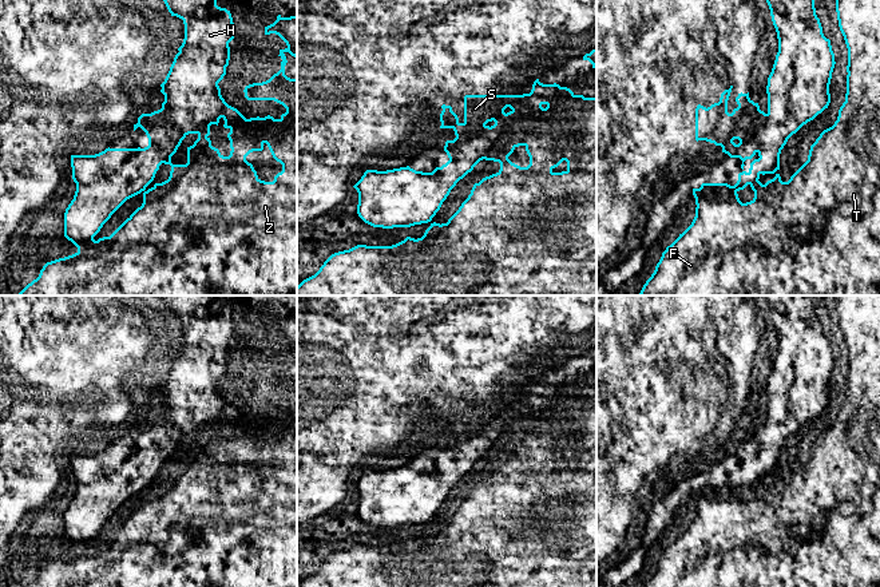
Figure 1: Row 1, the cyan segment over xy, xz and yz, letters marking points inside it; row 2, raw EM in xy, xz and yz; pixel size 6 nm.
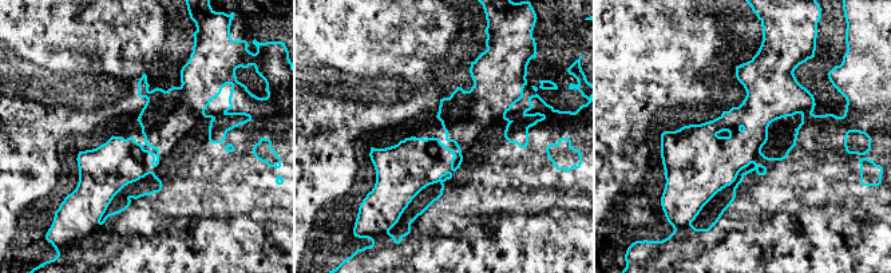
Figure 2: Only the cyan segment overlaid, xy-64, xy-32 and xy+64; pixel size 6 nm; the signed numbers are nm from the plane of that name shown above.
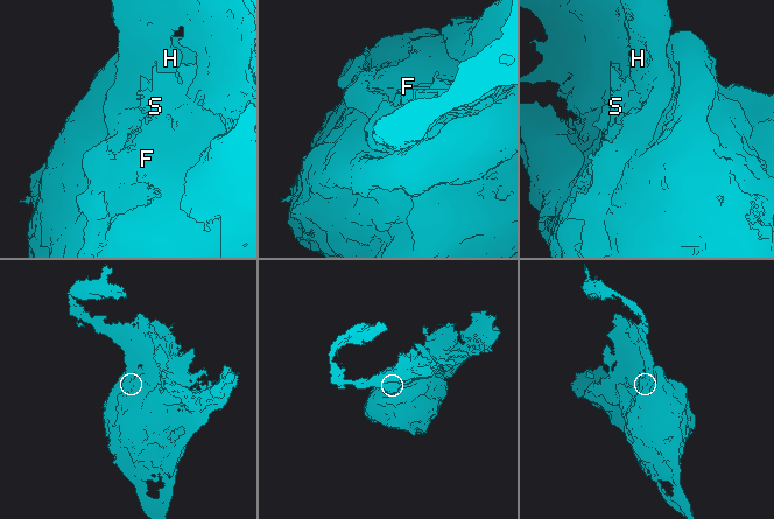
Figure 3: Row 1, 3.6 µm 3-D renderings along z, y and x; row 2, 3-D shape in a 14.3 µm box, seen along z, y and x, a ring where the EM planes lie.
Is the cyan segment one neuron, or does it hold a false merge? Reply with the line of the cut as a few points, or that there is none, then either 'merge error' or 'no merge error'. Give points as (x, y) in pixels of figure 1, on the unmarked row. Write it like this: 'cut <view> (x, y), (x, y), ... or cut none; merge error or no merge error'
cut xy (163, 401), (166, 405), (165, 424), (187, 433); merge error

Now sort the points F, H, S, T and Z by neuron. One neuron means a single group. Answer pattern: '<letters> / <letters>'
F S T Z / H

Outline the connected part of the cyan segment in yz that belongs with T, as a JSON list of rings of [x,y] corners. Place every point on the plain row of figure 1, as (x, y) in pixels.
[[[836,296],[836,312],[839,326],[848,348],[848,374],[845,401],[839,409],[839,416],[835,424],[820,433],[816,441],[810,445],[808,460],[790,476],[788,481],[782,481],[780,473],[773,471],[772,473],[776,476],[768,480],[765,484],[762,484],[760,480],[749,483],[754,491],[754,497],[750,501],[742,503],[737,493],[748,484],[741,485],[736,483],[734,485],[730,485],[728,483],[702,483],[699,488],[693,488],[693,495],[697,504],[695,516],[691,524],[662,552],[654,572],[646,580],[643,587],[880,587],[880,296]]]

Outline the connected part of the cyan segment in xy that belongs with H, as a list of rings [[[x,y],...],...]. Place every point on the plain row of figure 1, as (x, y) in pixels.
[[[160,296],[171,313],[183,320],[185,338],[170,370],[160,384],[167,410],[163,421],[167,428],[183,433],[210,432],[210,425],[225,420],[225,428],[246,424],[246,417],[229,405],[221,394],[218,382],[226,374],[230,360],[229,342],[234,338],[234,322],[230,310],[217,305],[217,296]]]

